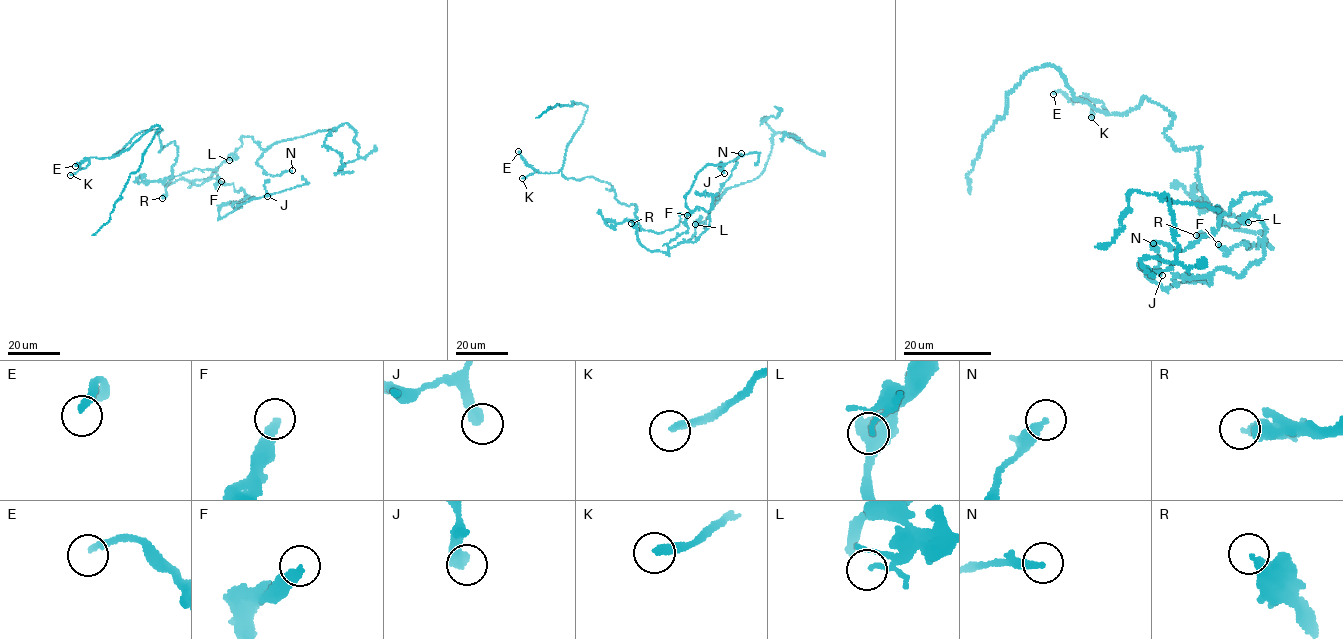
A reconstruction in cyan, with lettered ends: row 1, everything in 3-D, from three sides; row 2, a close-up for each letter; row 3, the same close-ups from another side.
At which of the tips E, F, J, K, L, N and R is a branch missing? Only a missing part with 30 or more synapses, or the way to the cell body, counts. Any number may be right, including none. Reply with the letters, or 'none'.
E, K

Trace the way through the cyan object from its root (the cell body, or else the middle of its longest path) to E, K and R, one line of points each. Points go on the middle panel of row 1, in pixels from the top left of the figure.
E: (638, 219), (635, 204), (622, 204), (609, 184), (591, 177), (567, 179), (561, 170), (539, 173), (518, 151)
K: (638, 219), (635, 204), (622, 204), (609, 184), (593, 177), (578, 180), (561, 170), (537, 170), (522, 178)
R: (638, 219), (639, 227), (636, 232), (637, 228), (631, 223)

